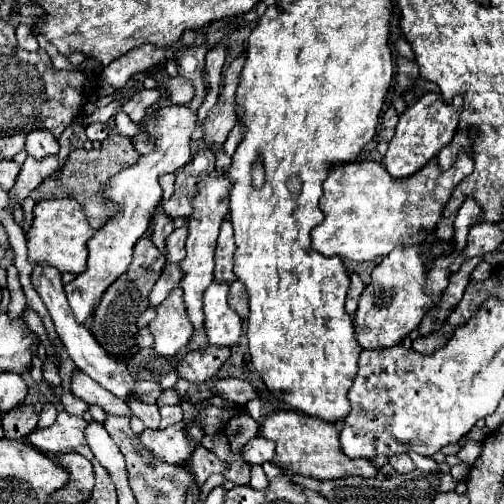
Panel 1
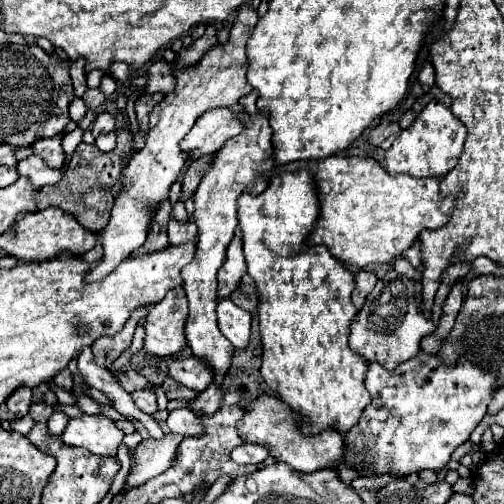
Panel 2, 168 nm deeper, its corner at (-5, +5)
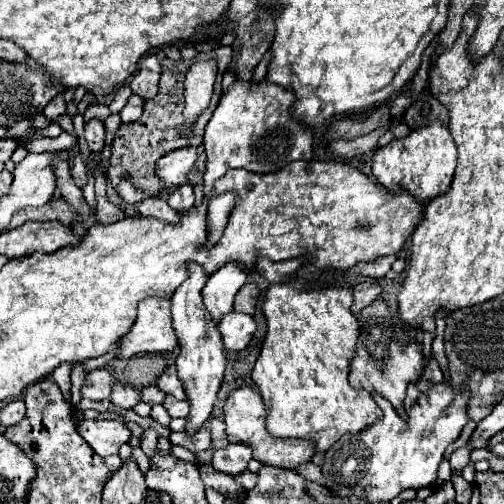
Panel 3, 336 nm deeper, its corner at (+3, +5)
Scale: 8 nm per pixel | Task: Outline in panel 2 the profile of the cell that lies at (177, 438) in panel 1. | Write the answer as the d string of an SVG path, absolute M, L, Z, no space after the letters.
M168 432L162 440L154 440L154 438L142 440L134 450L136 464L132 466L126 478L126 484L134 488L168 470L178 454L180 442L182 442L182 436L174 432Z

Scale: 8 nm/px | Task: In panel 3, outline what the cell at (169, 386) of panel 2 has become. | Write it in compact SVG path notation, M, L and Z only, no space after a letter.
M148 386L148 388L144 388L142 392L140 392L140 398L142 398L142 402L148 402L148 404L162 404L164 402L164 392L158 388L158 386Z

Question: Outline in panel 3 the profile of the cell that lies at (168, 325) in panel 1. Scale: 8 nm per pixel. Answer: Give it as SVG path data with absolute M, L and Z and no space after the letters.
M148 298L140 302L138 316L128 334L114 350L116 358L132 358L142 352L172 352L178 346L168 298Z

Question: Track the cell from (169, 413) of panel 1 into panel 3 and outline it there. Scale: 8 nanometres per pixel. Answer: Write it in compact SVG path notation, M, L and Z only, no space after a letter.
M204 428L204 430L200 430L200 434L194 434L194 436L190 436L190 434L184 434L184 432L172 432L170 434L170 442L172 444L178 444L178 446L184 446L184 448L188 448L190 452L200 452L200 450L206 450L206 448L210 448L210 432Z

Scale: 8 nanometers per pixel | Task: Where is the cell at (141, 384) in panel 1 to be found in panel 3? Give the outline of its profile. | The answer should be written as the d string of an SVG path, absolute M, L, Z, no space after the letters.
M94 370L86 376L86 382L82 384L82 398L106 400L114 382L116 380L106 370Z

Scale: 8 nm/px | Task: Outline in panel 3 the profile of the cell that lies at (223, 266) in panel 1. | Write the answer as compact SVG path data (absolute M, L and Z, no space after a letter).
M236 264L222 266L218 274L212 274L202 290L204 306L214 324L220 322L224 314L232 312L236 292L246 284L246 272L242 272Z

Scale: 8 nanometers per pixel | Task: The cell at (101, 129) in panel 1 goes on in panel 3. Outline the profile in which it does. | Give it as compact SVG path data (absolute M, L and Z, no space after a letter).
M98 118L90 120L84 126L84 136L86 136L92 152L102 152L102 148L104 148L104 124Z

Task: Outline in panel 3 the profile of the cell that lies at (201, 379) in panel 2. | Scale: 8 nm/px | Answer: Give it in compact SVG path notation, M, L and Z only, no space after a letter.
M170 366L164 370L164 374L156 380L156 386L164 392L164 394L170 394L174 396L176 400L184 400L186 394L184 394L184 388L180 386L180 380L176 378L176 368Z

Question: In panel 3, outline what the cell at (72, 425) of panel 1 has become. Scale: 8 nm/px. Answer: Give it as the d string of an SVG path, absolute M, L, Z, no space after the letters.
M82 420L78 424L80 436L92 446L98 456L118 454L122 444L130 442L132 432L120 420Z

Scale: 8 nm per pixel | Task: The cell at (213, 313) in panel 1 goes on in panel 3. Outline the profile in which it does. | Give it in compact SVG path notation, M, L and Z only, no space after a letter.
M232 312L232 314L228 314L228 316L224 316L220 320L218 330L222 334L222 340L224 340L226 350L242 352L250 344L252 336L256 332L256 322L248 314Z

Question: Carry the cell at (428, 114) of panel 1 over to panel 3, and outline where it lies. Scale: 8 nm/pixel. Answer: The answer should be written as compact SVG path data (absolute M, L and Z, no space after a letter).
M432 122L416 132L410 132L402 140L392 140L384 148L378 148L372 158L372 174L386 190L406 190L420 204L428 204L432 198L448 192L456 168L456 144L450 130L440 122Z

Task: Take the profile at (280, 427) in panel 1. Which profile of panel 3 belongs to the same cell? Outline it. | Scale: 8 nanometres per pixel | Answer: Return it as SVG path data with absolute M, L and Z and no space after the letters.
M242 386L238 390L234 390L226 404L224 404L224 424L226 424L226 436L228 442L234 444L246 444L252 448L252 456L254 460L262 462L262 464L272 464L272 466L280 466L280 468L292 468L296 470L300 464L310 462L312 454L316 452L312 442L308 440L286 440L286 438L272 438L266 432L266 422L264 422L264 404L258 392L254 392L250 386Z

